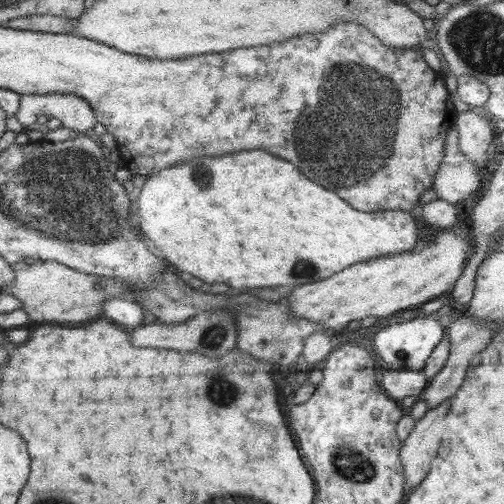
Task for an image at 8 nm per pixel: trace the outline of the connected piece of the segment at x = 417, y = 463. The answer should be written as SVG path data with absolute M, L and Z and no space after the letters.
M452 398L436 408L428 409L424 417L416 421L414 429L403 442L400 460L404 467L405 483L412 492L424 480L430 470L434 450L442 436L444 418L450 410Z

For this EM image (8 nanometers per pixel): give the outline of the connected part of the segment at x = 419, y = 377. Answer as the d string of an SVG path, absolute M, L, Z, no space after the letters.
M390 370L379 371L380 386L390 399L402 402L404 398L415 396L418 399L425 391L427 378L422 371Z

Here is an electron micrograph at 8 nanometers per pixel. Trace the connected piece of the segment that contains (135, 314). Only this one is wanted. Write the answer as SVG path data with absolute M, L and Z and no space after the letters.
M113 297L106 299L102 304L103 316L116 325L128 331L133 331L143 325L144 308L135 301Z

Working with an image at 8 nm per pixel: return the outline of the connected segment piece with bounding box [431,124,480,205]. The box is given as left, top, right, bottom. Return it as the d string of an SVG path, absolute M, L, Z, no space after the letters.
M453 124L447 132L445 157L436 171L431 189L438 194L438 199L453 205L466 200L478 190L480 177L476 171L479 167L461 151L459 132Z

